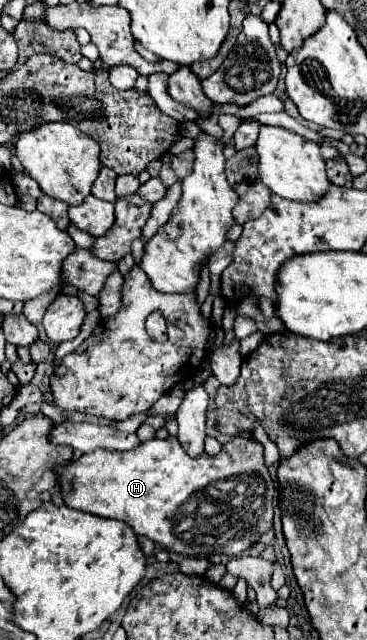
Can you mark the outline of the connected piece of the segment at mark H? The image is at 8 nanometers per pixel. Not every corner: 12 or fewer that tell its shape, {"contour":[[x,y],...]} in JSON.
{"contour":[[177,436],[59,468],[69,508],[189,558],[273,528],[263,444]]}

